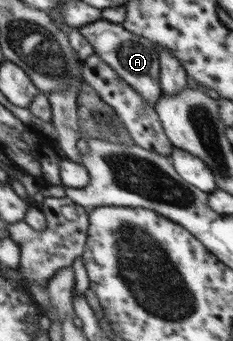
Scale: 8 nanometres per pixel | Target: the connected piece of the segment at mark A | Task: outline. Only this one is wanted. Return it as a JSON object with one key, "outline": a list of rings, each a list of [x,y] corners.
{"outline":[[[99,20],[78,28],[81,35],[87,39],[95,50],[95,54],[113,68],[123,81],[127,82],[133,91],[137,91],[152,107],[163,94],[160,85],[160,60],[159,53],[153,42],[129,32],[123,25]]]}

